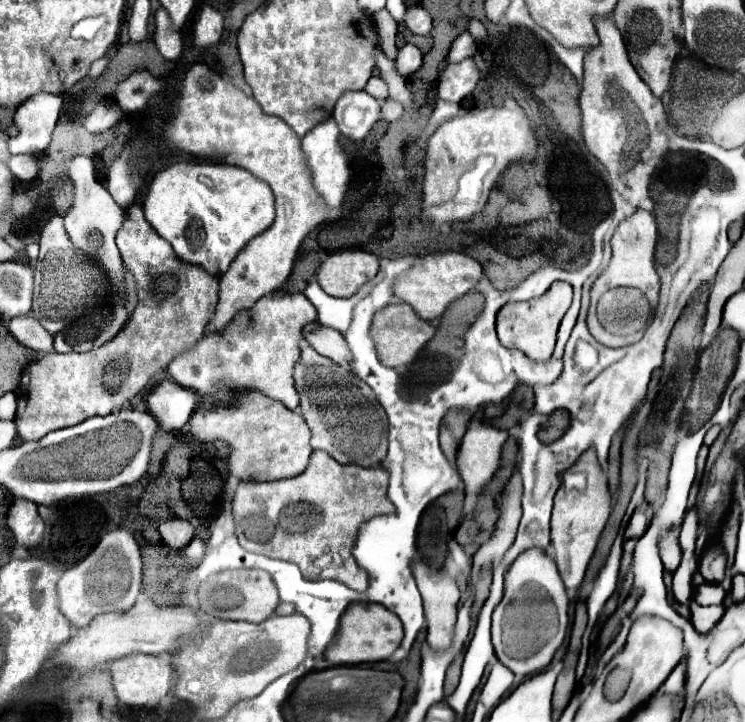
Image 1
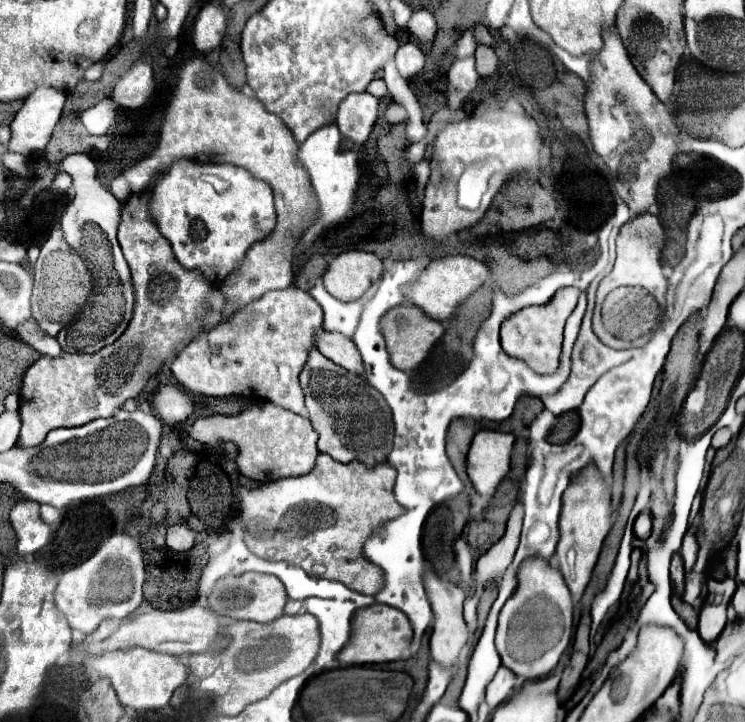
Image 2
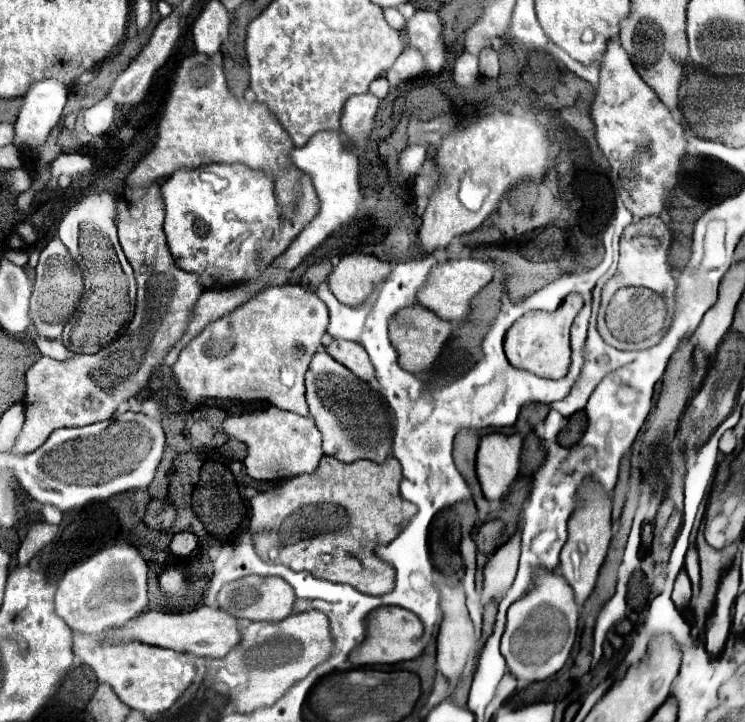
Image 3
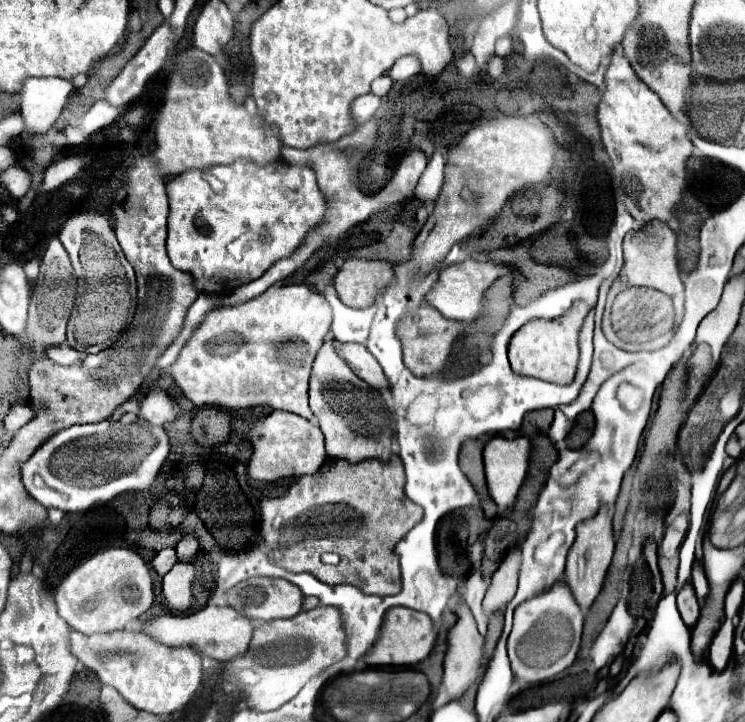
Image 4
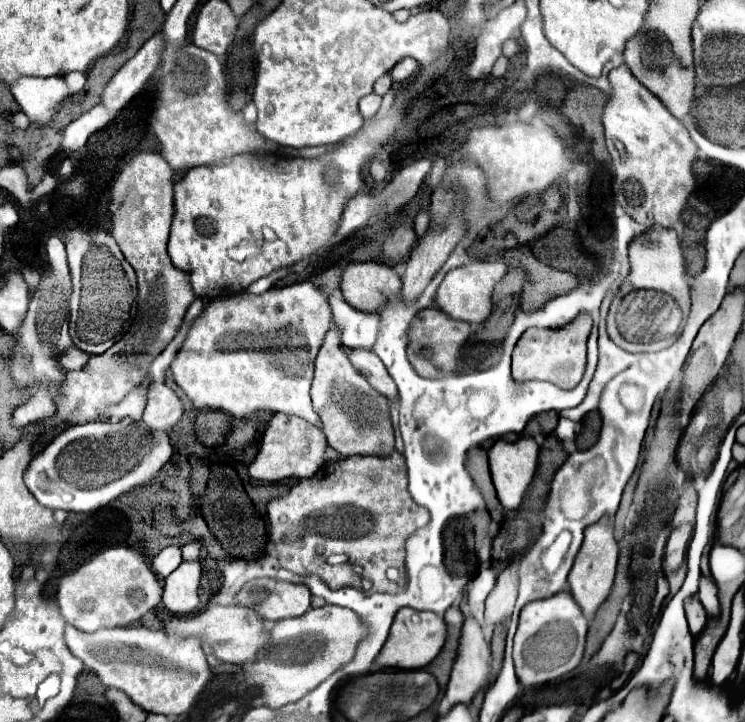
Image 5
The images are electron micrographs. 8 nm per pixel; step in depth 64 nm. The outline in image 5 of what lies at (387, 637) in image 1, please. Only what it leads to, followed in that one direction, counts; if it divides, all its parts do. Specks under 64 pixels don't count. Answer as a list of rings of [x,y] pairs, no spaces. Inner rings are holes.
[[[400,608],[394,616],[394,622],[390,626],[390,634],[388,640],[384,642],[380,654],[376,656],[376,664],[378,666],[386,666],[386,668],[404,668],[404,670],[418,670],[424,668],[428,662],[432,662],[440,648],[444,646],[444,638],[446,638],[446,624],[440,616],[436,616],[434,612],[416,612],[416,624],[414,624],[414,612],[412,608]]]

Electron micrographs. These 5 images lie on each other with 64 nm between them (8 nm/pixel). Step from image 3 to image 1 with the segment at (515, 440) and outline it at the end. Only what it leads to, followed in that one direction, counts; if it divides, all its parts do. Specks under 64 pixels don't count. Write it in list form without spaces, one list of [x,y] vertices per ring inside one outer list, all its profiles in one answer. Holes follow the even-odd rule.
[[[470,420],[456,452],[456,468],[464,482],[466,496],[480,494],[482,486],[494,476],[500,462],[500,448],[508,432]]]

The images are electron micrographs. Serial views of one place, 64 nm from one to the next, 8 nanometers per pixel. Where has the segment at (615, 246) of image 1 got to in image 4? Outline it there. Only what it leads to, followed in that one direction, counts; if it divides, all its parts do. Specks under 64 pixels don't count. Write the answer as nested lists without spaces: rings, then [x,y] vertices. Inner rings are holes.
[[[652,220],[640,230],[632,230],[624,238],[624,266],[618,276],[618,280],[612,284],[608,292],[608,302],[614,300],[614,296],[630,286],[648,286],[656,288],[674,300],[674,308],[678,314],[682,314],[682,302],[684,302],[684,286],[678,274],[678,262],[676,262],[676,234],[666,226],[666,222]]]

